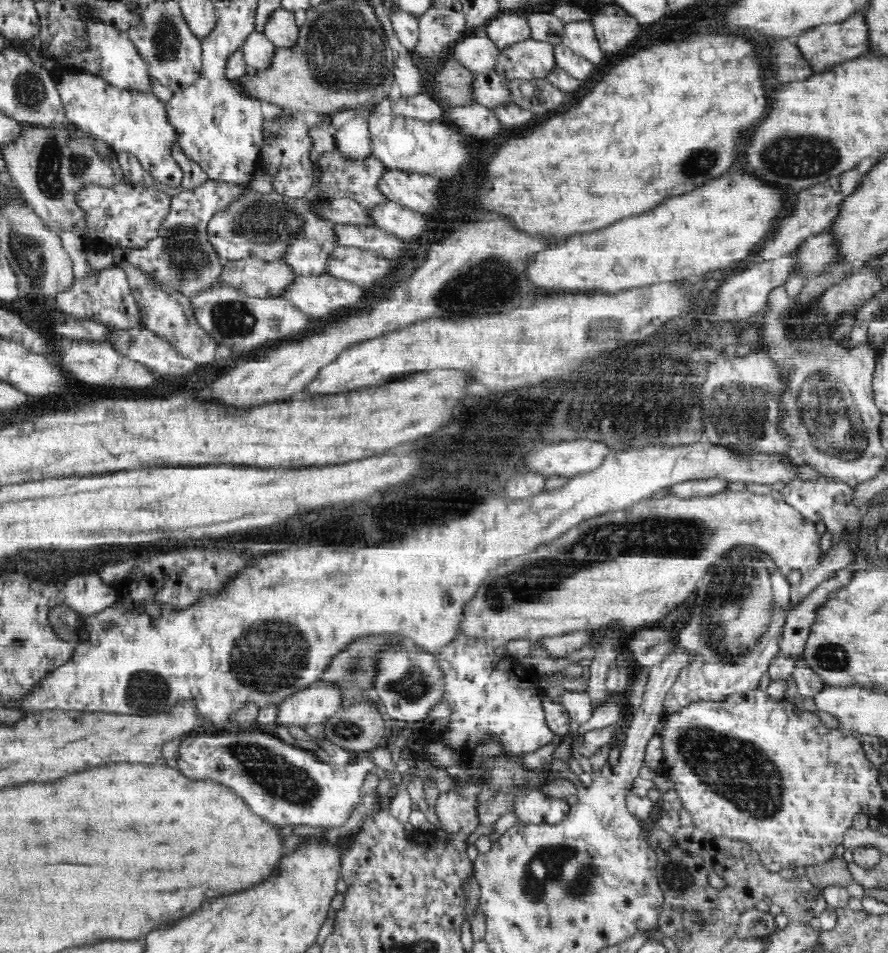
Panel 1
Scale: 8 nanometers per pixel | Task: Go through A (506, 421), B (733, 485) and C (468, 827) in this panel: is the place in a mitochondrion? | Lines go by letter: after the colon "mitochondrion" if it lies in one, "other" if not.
A: mitochondrion
B: other
C: other

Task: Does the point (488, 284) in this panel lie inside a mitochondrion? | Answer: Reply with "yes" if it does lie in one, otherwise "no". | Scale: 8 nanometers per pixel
yes

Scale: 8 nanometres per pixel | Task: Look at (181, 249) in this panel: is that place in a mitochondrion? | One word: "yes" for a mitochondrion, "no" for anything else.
yes

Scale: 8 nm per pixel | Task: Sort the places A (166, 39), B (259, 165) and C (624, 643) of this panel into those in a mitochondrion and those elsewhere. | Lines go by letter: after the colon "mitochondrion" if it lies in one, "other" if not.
A: mitochondrion
B: other
C: other

